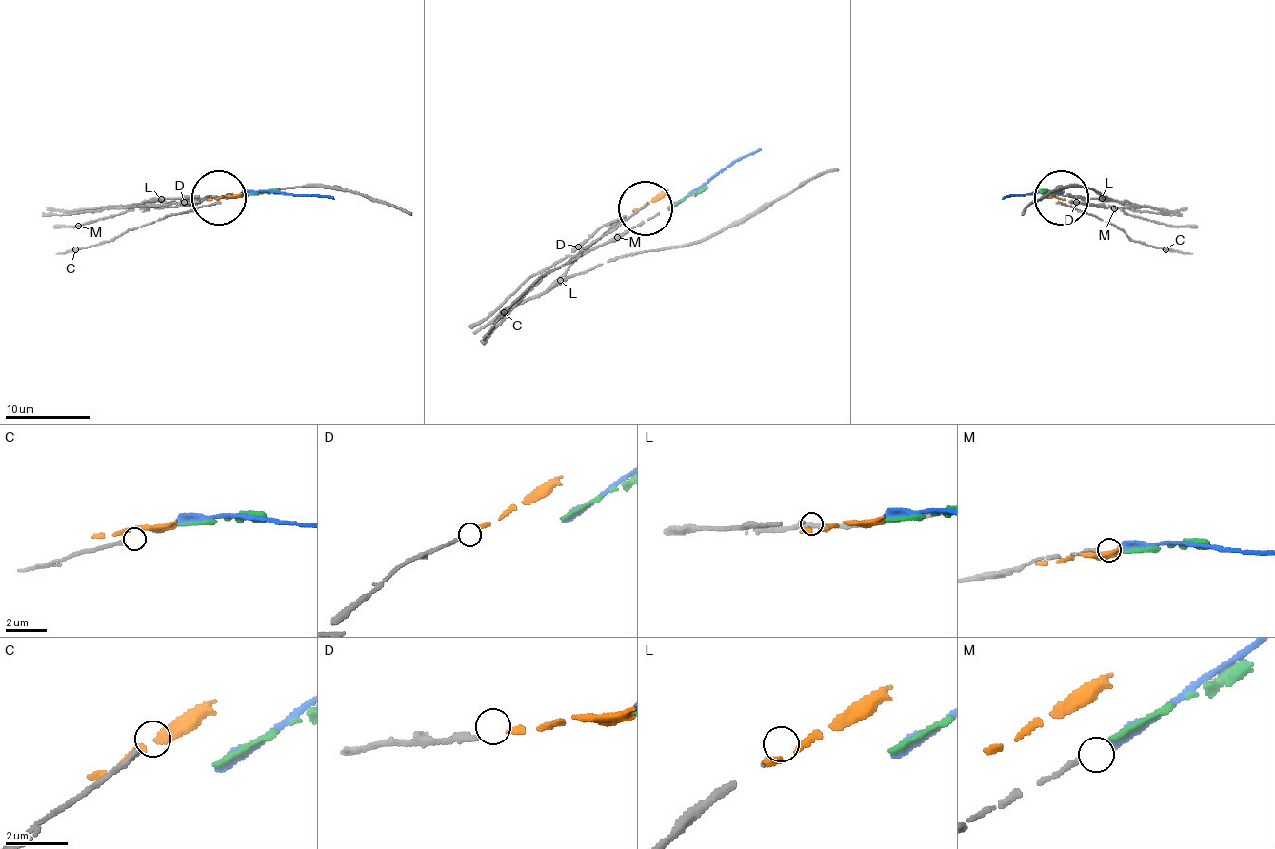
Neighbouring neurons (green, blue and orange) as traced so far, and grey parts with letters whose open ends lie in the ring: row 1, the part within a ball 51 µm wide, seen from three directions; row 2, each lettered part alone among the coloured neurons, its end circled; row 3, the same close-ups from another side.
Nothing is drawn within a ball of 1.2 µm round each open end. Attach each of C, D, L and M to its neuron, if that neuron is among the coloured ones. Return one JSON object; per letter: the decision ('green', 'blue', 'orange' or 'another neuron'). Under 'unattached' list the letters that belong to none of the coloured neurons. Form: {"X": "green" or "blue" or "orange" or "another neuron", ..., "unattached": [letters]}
{"C": "another neuron", "D": "orange", "L": "another neuron", "M": "blue", "unattached": ["C", "L"]}

